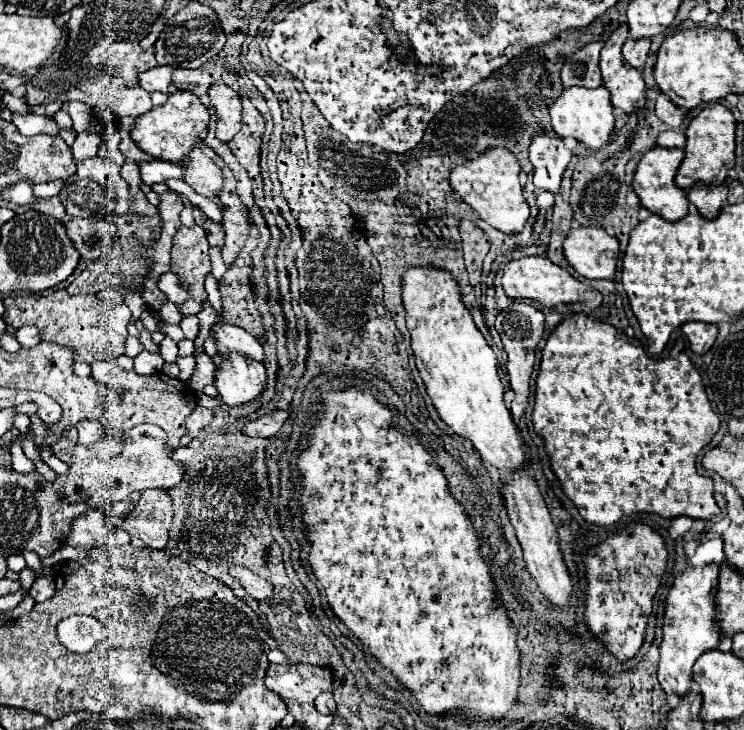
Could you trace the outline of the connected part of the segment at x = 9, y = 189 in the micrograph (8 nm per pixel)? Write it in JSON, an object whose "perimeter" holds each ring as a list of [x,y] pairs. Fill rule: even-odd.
{"perimeter":[[[21,180],[21,182],[15,182],[13,186],[5,186],[5,190],[1,190],[1,198],[15,204],[35,204],[39,200],[33,194],[33,182],[29,180]]]}

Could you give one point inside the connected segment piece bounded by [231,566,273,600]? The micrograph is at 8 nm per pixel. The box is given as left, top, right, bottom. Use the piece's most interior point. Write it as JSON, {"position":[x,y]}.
{"position":[259,588]}

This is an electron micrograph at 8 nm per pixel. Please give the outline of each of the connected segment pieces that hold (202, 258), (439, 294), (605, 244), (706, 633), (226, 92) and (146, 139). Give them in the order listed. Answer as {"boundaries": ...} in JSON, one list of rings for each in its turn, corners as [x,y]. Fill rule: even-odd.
{"boundaries":[[[[183,226],[177,230],[171,248],[171,272],[179,274],[183,286],[189,288],[191,294],[191,298],[183,304],[181,312],[199,314],[203,310],[203,302],[207,300],[203,282],[211,272],[209,244],[201,226]]],[[[409,268],[409,270],[405,272],[405,276],[403,276],[403,304],[405,304],[405,310],[407,310],[405,318],[407,318],[407,328],[409,328],[409,332],[411,332],[411,348],[413,348],[413,354],[415,354],[415,364],[417,364],[417,368],[419,368],[419,372],[421,372],[421,378],[423,378],[423,382],[425,382],[425,386],[427,386],[427,394],[429,394],[429,398],[433,400],[433,406],[437,408],[441,420],[443,420],[453,432],[457,432],[461,438],[465,438],[465,440],[469,440],[469,442],[473,444],[473,448],[479,452],[481,460],[487,462],[489,466],[493,466],[493,468],[499,472],[499,480],[501,480],[501,482],[505,482],[505,478],[511,476],[511,474],[515,474],[515,472],[523,472],[523,470],[525,470],[525,464],[527,464],[527,446],[525,446],[525,442],[523,442],[523,438],[521,438],[521,434],[519,434],[519,430],[517,430],[517,426],[515,426],[515,422],[513,422],[513,418],[511,418],[509,408],[507,408],[505,402],[503,402],[503,384],[501,384],[499,374],[497,374],[497,358],[495,358],[495,352],[489,348],[489,344],[485,342],[485,338],[479,334],[479,330],[477,330],[477,326],[475,326],[469,310],[463,306],[461,296],[459,296],[459,286],[457,286],[457,282],[451,278],[451,274],[447,274],[447,272],[443,272],[443,270],[435,270],[435,268]]],[[[571,228],[563,242],[565,258],[583,278],[613,278],[619,260],[619,240],[601,228]]],[[[709,564],[705,568],[687,568],[685,572],[681,572],[675,582],[673,588],[667,596],[667,608],[665,608],[665,620],[663,620],[663,640],[661,640],[661,658],[659,658],[659,684],[665,690],[665,694],[675,694],[675,696],[685,696],[691,690],[691,682],[693,682],[693,664],[695,660],[711,650],[717,648],[721,642],[721,628],[717,622],[717,572],[719,572],[719,564]]],[[[213,82],[209,86],[211,106],[217,114],[217,138],[229,142],[241,128],[241,100],[235,90],[223,82]]],[[[179,90],[177,94],[169,94],[169,100],[165,106],[153,108],[141,116],[135,118],[135,126],[131,130],[133,142],[153,158],[161,158],[179,166],[187,166],[191,150],[197,146],[203,132],[207,132],[209,126],[209,110],[201,104],[201,100],[187,92]]]]}

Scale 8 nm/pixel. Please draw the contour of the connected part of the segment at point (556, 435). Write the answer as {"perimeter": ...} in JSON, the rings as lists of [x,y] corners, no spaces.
{"perimeter":[[[577,312],[571,318],[563,320],[547,338],[545,348],[541,350],[541,368],[537,376],[537,388],[535,388],[535,410],[533,410],[533,424],[535,432],[543,436],[547,454],[551,456],[551,468],[557,474],[559,482],[563,484],[565,494],[573,500],[573,504],[579,508],[581,516],[599,526],[609,526],[615,524],[623,514],[633,514],[633,512],[655,512],[663,518],[675,518],[675,516],[691,516],[691,518],[701,518],[707,520],[711,516],[719,514],[719,506],[713,498],[713,478],[711,476],[701,476],[697,472],[695,458],[703,450],[705,444],[711,442],[711,438],[717,434],[720,427],[720,418],[713,412],[711,402],[705,394],[705,386],[701,382],[699,372],[693,368],[693,362],[685,354],[683,342],[677,342],[673,346],[673,352],[667,358],[653,358],[649,356],[641,342],[637,338],[629,338],[623,332],[619,332],[615,326],[591,320],[587,314]]]}

